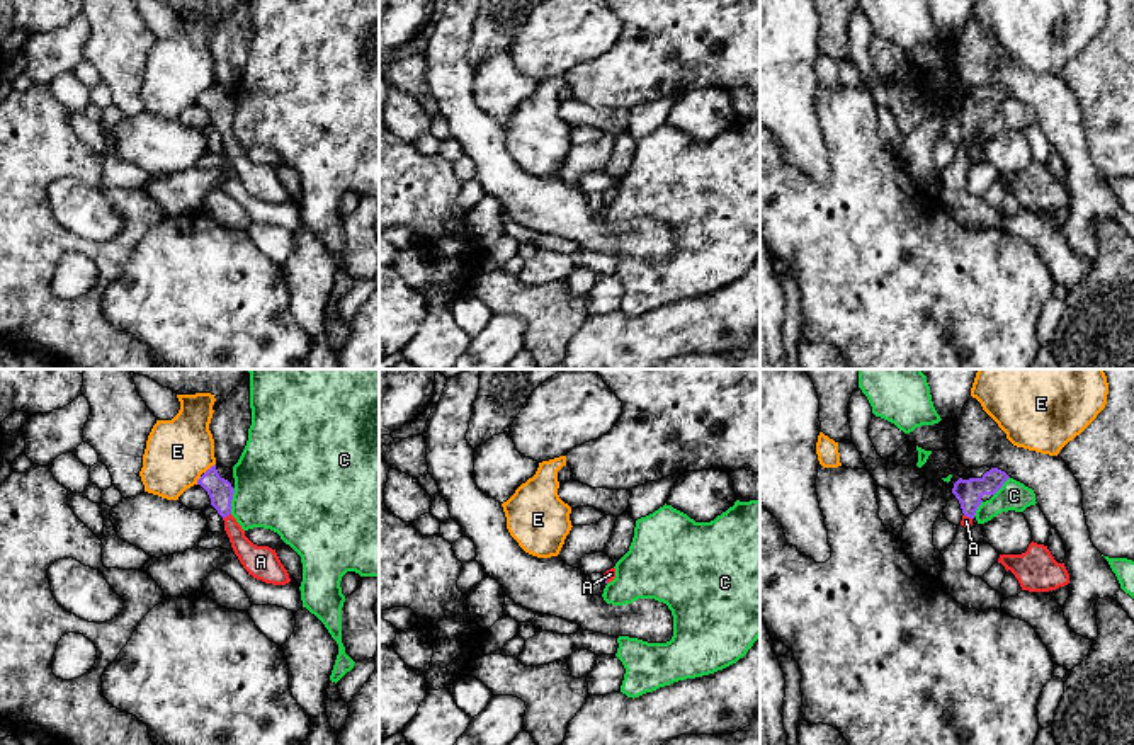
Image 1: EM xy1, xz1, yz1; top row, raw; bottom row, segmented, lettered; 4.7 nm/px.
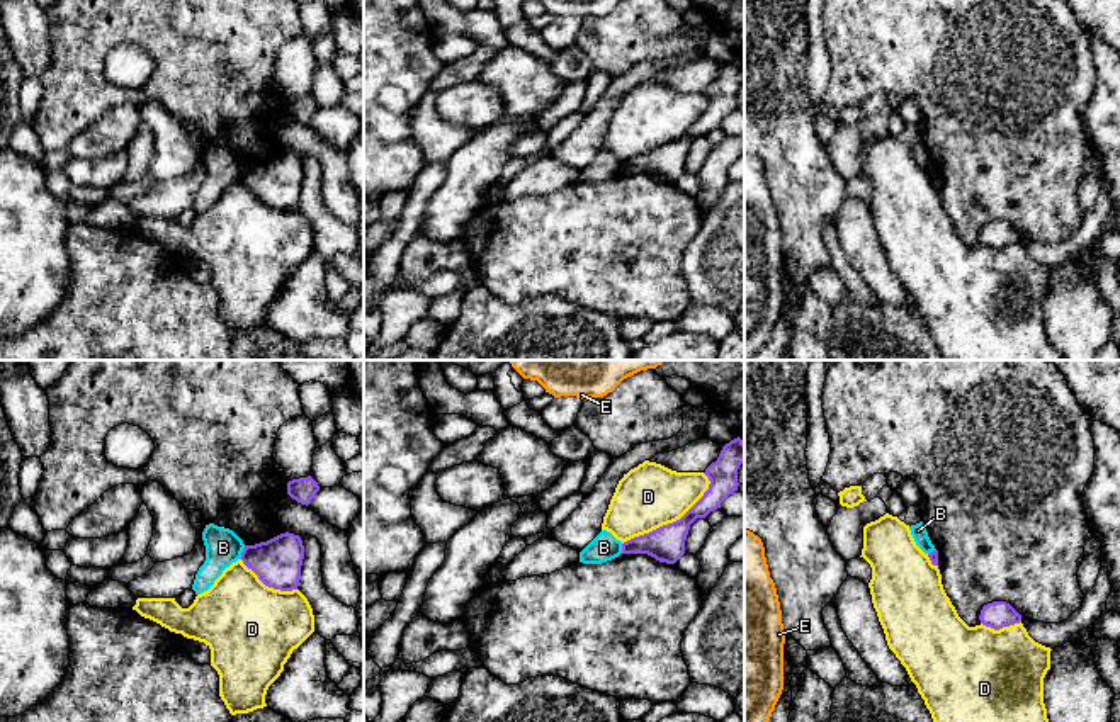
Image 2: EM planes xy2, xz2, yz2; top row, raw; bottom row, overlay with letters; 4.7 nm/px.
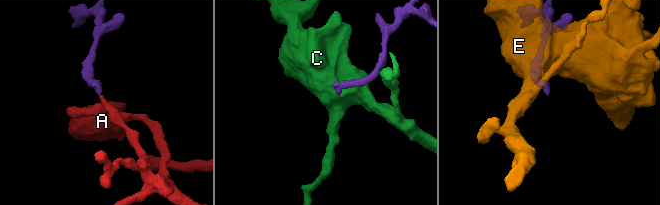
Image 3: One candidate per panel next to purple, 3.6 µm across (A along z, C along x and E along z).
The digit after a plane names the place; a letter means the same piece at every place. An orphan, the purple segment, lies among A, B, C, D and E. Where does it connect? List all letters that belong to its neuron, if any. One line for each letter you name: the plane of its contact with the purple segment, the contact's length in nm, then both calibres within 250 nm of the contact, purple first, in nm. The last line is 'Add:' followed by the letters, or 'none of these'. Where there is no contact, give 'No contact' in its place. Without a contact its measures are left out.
A: Touches purple in xy1. Shared border 50 nm. Thickness 120 nm (purple) against 140 nm
Add: A

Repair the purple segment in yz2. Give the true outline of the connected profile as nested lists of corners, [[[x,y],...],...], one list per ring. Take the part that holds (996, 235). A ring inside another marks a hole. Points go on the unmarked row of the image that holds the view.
[[[993,221],[982,226],[979,240],[982,245],[999,250],[1021,241],[1021,234],[1006,221]]]

